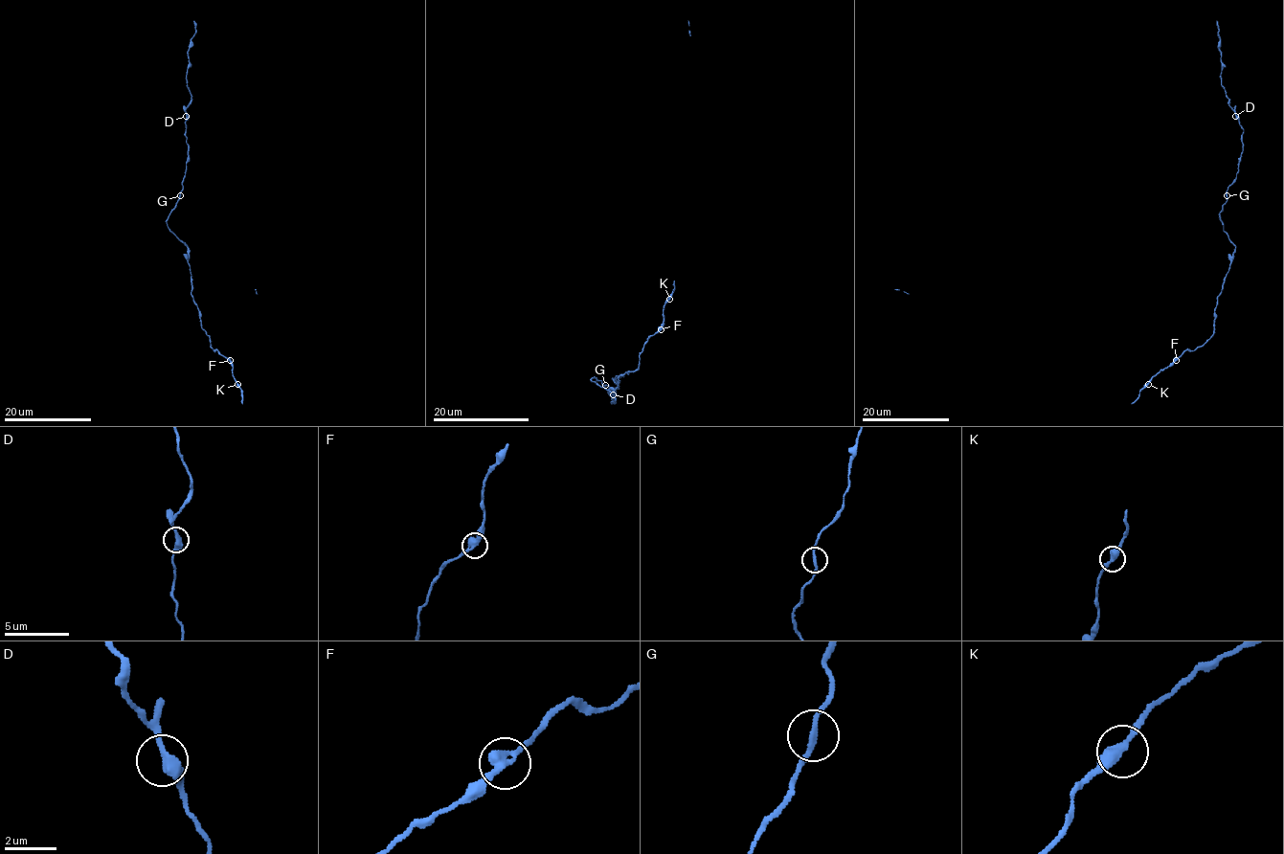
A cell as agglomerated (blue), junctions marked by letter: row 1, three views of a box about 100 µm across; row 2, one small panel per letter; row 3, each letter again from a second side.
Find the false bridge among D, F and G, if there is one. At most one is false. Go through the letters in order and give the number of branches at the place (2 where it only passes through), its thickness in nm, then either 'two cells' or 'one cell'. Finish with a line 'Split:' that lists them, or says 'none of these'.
D: branches 2; calibre 400 nm; one cell
F: branches 2; calibre 380 nm; one cell
G: branches 2; calibre 200 nm; one cell
Split: none of these

